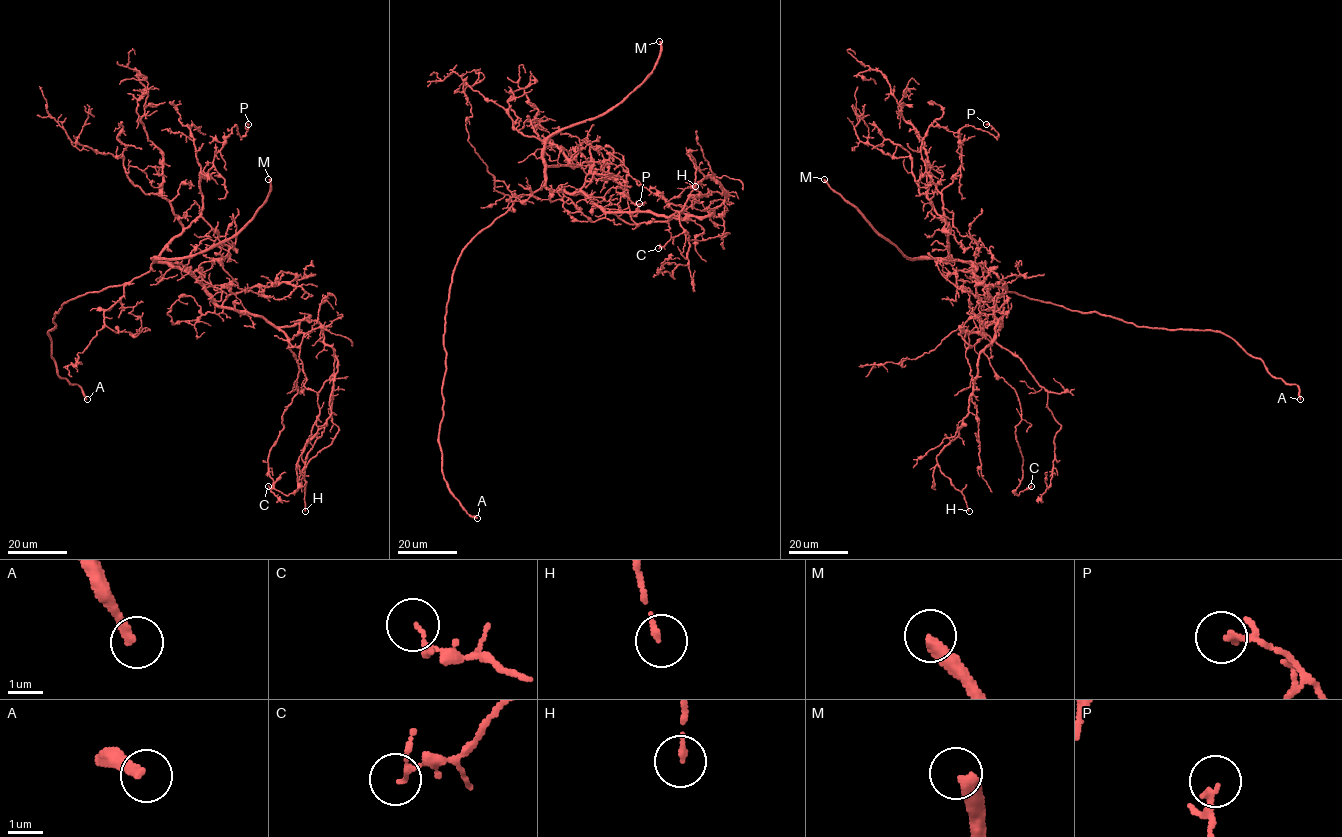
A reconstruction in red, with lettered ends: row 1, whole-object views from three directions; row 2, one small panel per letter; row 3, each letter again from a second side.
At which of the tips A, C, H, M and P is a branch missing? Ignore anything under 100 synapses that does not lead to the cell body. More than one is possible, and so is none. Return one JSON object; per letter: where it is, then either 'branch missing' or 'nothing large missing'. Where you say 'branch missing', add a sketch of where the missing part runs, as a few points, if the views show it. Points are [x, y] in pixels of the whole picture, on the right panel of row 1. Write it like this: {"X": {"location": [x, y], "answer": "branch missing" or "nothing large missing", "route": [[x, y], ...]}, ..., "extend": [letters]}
{"A": {"location": [1300, 399], "answer": "branch missing", "route": [[1300, 399], [1300, 413], [1293, 422], [1283, 456], [1273, 460], [1276, 463]]}, "C": {"location": [1031, 486], "answer": "nothing large missing"}, "H": {"location": [969, 511], "answer": "nothing large missing"}, "M": {"location": [824, 179], "answer": "branch missing"}, "P": {"location": [986, 124], "answer": "nothing large missing"}, "extend": ["A", "M"]}

